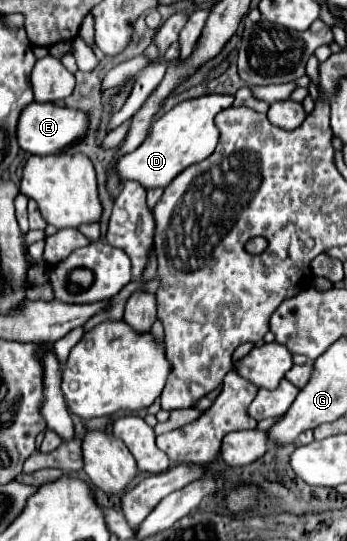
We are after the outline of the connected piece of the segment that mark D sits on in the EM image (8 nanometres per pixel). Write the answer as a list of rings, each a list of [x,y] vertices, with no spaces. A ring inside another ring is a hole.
[[[207,94],[201,98],[179,102],[175,108],[165,112],[149,130],[143,144],[123,154],[117,160],[117,176],[121,180],[137,180],[141,186],[149,188],[167,188],[181,170],[191,164],[205,160],[217,146],[217,126],[215,116],[233,104],[229,94]]]

